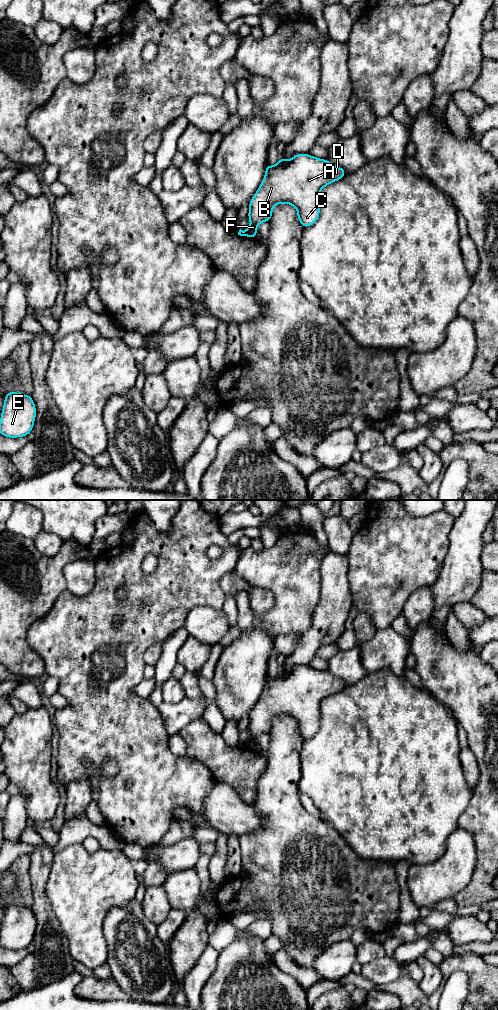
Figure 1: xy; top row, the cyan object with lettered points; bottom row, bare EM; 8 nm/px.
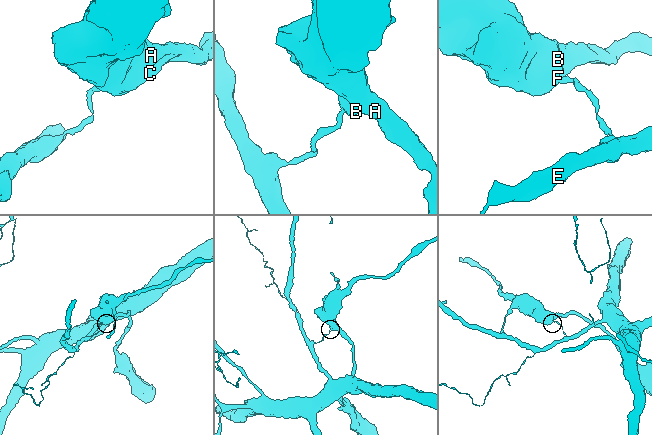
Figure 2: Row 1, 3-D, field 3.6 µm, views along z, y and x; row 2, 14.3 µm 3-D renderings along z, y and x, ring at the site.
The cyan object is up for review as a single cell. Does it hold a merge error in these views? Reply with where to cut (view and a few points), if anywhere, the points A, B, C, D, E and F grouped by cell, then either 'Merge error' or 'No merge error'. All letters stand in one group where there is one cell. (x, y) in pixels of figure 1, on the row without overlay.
Split along xy (243, 743), (245, 747). Groups: A B C D F / E. Merge error

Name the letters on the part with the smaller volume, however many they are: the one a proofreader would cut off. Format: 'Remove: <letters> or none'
Remove: A, B, C, D, F

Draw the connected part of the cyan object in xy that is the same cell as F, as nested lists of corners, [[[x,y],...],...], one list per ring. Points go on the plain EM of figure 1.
[[[295,666],[290,672],[282,668],[276,677],[266,677],[264,690],[249,713],[247,729],[250,738],[244,742],[245,748],[256,751],[257,738],[261,734],[270,734],[273,720],[277,716],[286,715],[297,721],[297,730],[303,740],[312,738],[320,728],[321,702],[346,687],[346,683],[326,671],[316,670],[310,666]]]

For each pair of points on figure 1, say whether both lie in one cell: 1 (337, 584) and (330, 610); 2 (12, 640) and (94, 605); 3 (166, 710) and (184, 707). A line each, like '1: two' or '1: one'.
1: one
2: two
3: one

